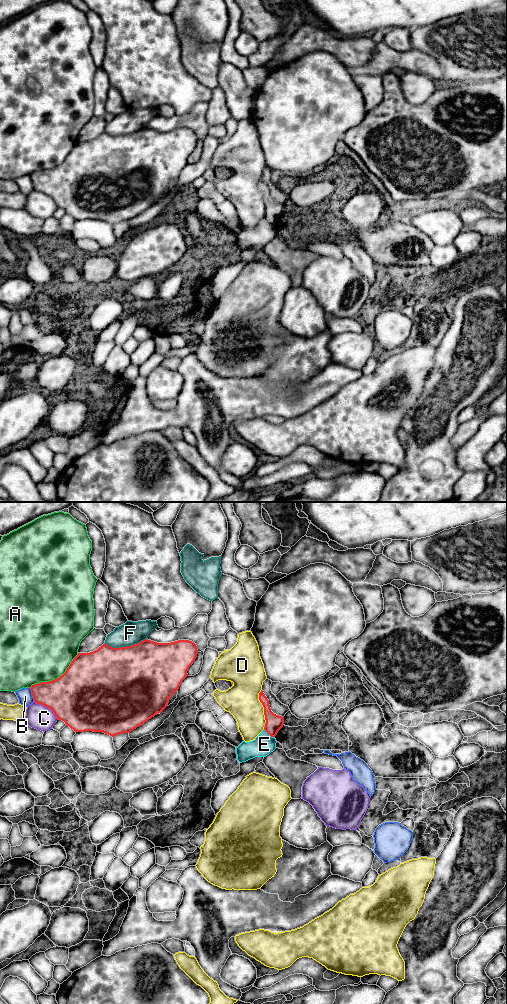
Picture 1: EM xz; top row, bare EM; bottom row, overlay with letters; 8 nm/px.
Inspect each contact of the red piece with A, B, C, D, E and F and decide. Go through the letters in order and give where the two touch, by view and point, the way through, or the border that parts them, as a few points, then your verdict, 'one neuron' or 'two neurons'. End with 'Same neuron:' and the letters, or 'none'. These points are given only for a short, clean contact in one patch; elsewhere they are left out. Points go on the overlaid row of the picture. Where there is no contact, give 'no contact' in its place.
A: contact xz (57, 678); two neurons
B: contact xz (32, 694); two neurons
C: contact xz (47, 706); two neurons
D: contact xz (263, 706); two neurons
E: contact xz (269, 734); border xz (264, 729), (273, 737); two neurons
F: contact xz (126, 646); two neurons
Same neuron: none

